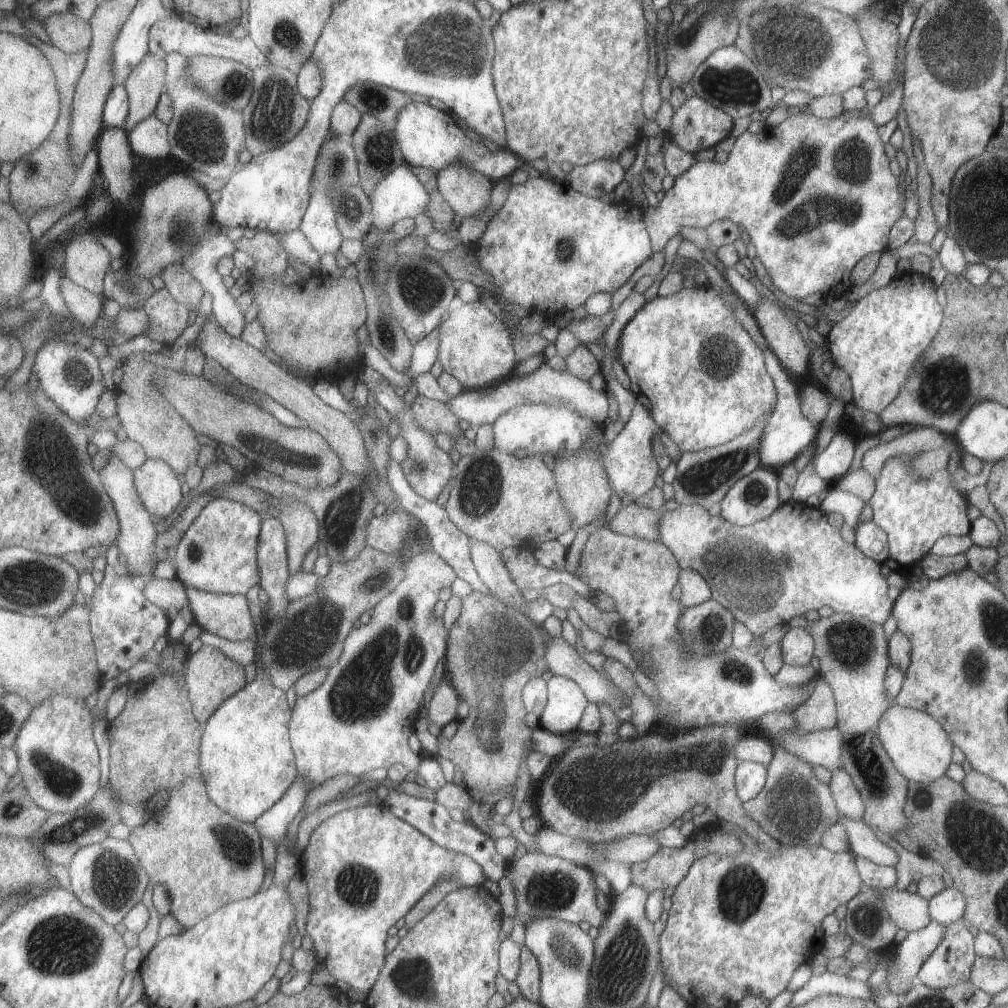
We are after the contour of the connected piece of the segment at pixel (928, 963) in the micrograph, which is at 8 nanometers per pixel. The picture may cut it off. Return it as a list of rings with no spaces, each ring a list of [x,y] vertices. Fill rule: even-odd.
[[[964,919],[945,926],[941,944],[926,958],[918,981],[932,989],[968,981],[975,960],[975,937]]]

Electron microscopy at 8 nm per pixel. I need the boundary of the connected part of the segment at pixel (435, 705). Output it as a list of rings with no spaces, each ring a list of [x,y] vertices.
[[[443,682],[435,692],[430,709],[430,720],[441,728],[448,727],[452,722],[460,719],[461,702],[461,695],[454,684]]]

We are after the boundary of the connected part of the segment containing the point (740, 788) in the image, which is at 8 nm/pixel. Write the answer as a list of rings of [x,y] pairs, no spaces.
[[[743,761],[735,771],[737,796],[742,803],[757,798],[767,782],[768,765],[757,761]]]

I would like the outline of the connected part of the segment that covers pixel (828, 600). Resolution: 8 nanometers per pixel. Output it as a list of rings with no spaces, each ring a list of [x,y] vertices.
[[[791,501],[781,504],[769,518],[760,520],[754,525],[740,527],[728,523],[725,519],[722,519],[721,516],[711,516],[708,510],[699,505],[679,505],[674,511],[669,511],[664,508],[659,512],[659,542],[668,546],[668,549],[674,554],[681,570],[696,570],[709,585],[712,592],[712,599],[716,600],[716,602],[726,609],[729,609],[736,620],[743,623],[756,637],[764,635],[774,626],[788,624],[795,616],[800,616],[810,610],[819,611],[824,606],[829,606],[831,609],[834,609],[835,613],[849,613],[858,617],[865,617],[871,622],[883,626],[884,622],[892,615],[894,602],[890,601],[888,597],[889,586],[887,578],[884,578],[880,573],[882,564],[865,557],[854,544],[846,543],[841,536],[841,530],[830,526],[827,520],[828,516],[823,513],[824,512],[822,512],[820,508],[816,510],[816,508],[810,508],[806,504],[799,504]]]

